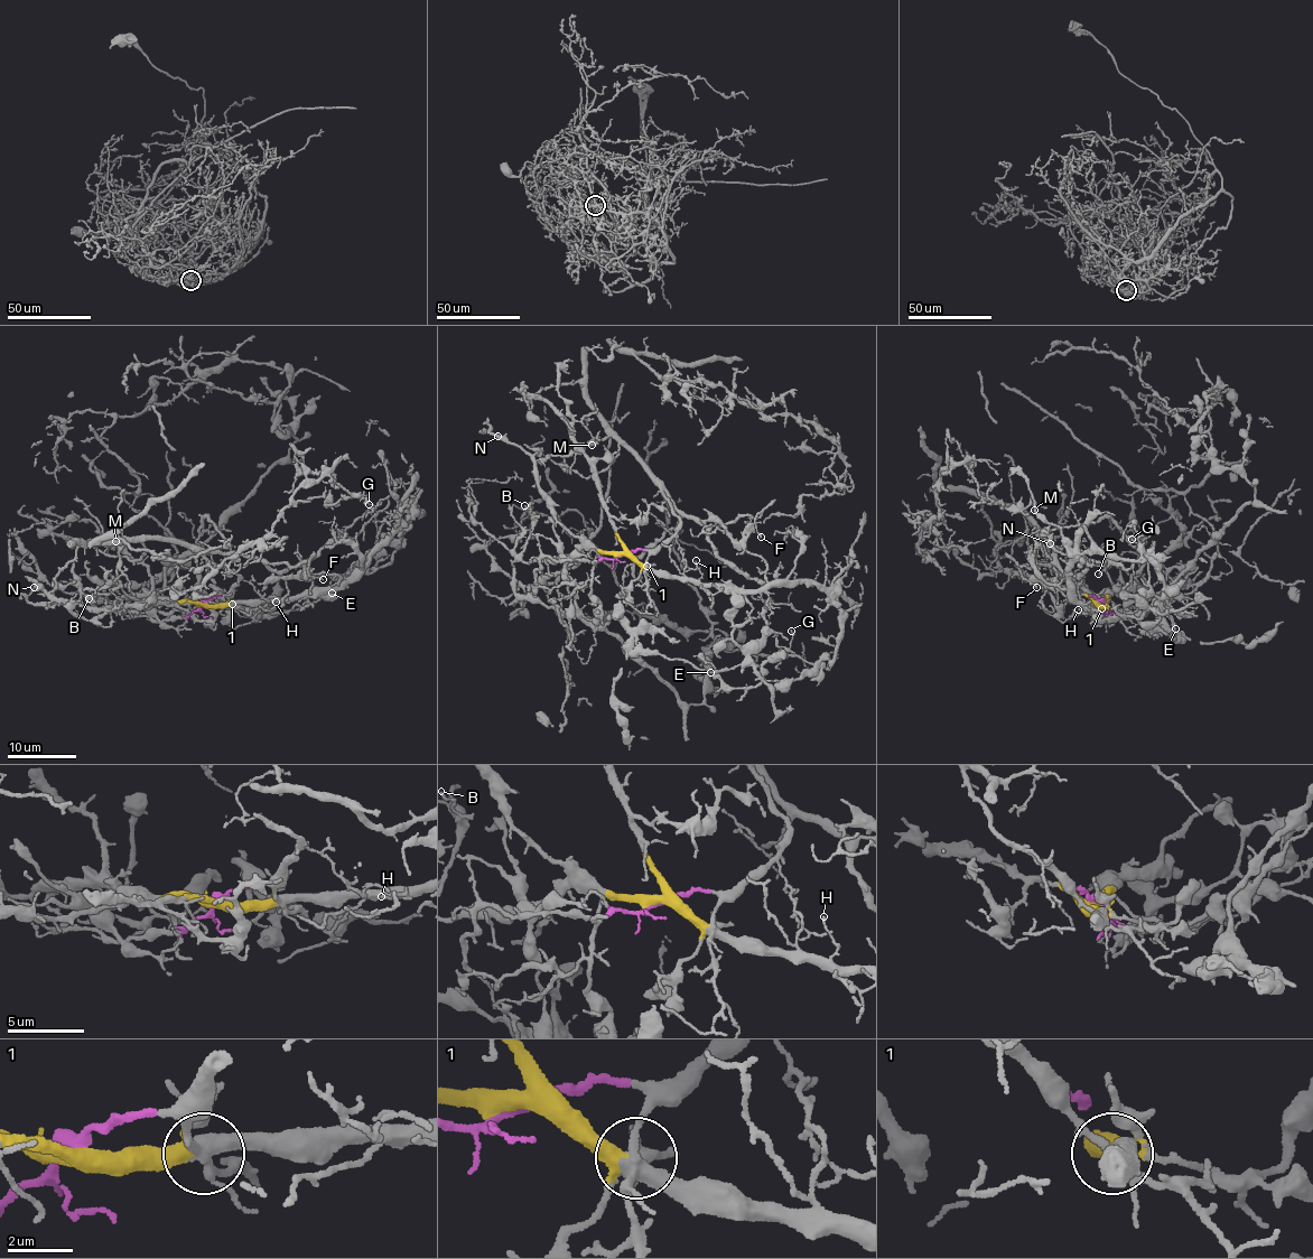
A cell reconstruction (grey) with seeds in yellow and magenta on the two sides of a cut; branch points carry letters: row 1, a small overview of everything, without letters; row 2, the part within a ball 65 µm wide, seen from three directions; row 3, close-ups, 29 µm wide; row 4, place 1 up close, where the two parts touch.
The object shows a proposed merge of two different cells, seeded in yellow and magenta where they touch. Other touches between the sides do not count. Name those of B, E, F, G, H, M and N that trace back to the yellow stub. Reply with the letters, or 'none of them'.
B, E, H, N

